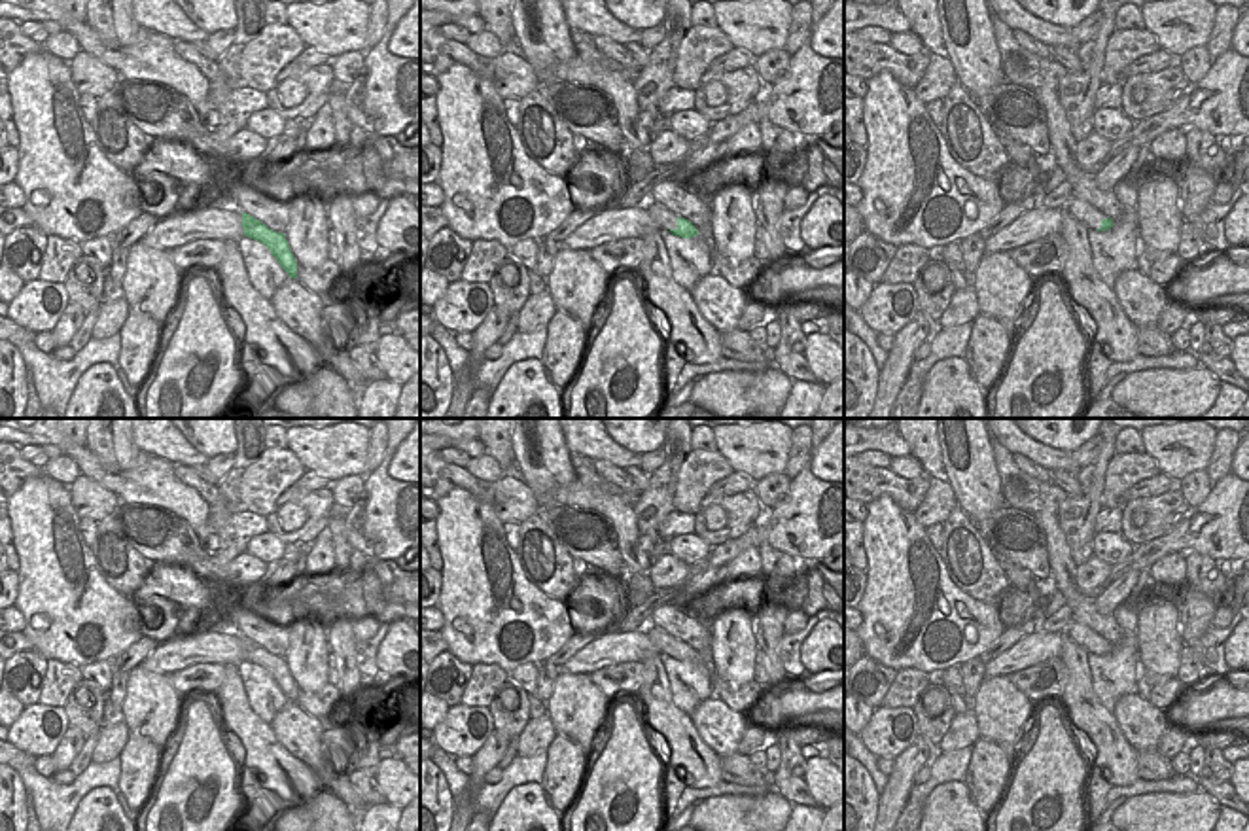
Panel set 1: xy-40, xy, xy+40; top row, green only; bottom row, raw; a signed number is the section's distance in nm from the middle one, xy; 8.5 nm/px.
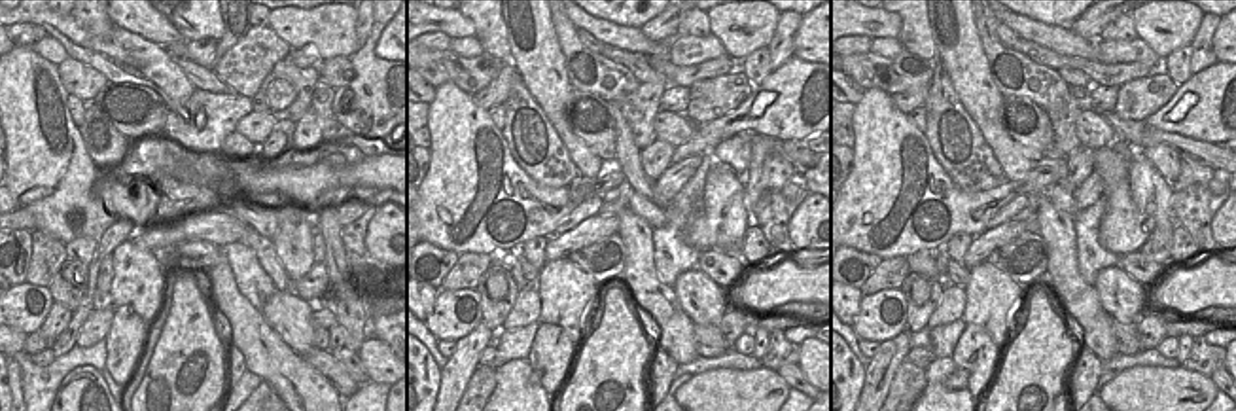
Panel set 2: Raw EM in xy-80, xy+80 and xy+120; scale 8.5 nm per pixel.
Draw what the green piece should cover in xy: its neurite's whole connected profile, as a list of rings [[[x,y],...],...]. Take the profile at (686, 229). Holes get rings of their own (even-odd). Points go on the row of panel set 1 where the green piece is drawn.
[[[647,201],[645,210],[649,218],[659,225],[660,231],[672,233],[676,237],[691,239],[698,235],[698,229],[679,214],[674,214],[666,206]]]

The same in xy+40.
[[[1079,197],[1069,199],[1067,206],[1060,210],[1065,210],[1088,229],[1107,231],[1115,225],[1111,218],[1107,218],[1098,208],[1094,208],[1090,203]]]

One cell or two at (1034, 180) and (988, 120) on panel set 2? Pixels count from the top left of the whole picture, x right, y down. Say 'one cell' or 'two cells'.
two cells

